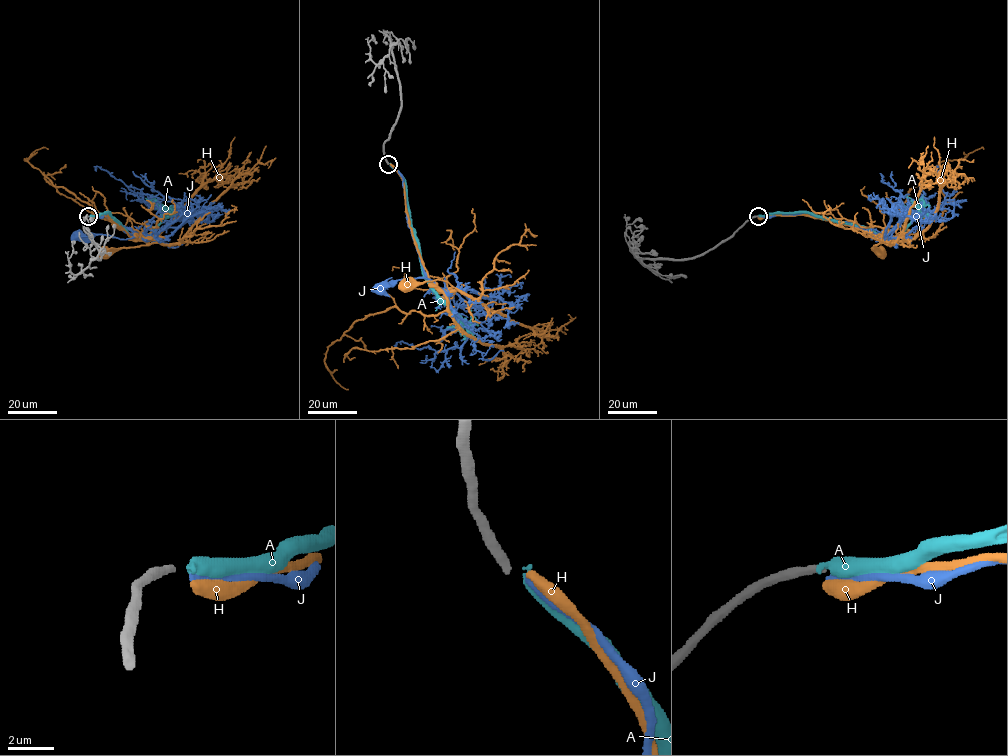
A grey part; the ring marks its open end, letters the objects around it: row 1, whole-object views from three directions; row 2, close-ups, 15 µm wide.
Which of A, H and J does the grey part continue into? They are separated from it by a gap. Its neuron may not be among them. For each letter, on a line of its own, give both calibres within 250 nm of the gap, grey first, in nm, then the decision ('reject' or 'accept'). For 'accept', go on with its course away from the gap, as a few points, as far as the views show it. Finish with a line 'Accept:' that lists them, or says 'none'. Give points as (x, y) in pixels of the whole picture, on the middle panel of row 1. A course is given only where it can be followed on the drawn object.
A: calibres 340 and 480 nm; reject
H: calibres 340 and 440 nm; reject
J: calibres 340 and 320 nm; accept; course (390, 164), (402, 179), (408, 226), (424, 275), (433, 282), (423, 278), (397, 279), (379, 289)
Accept: J

